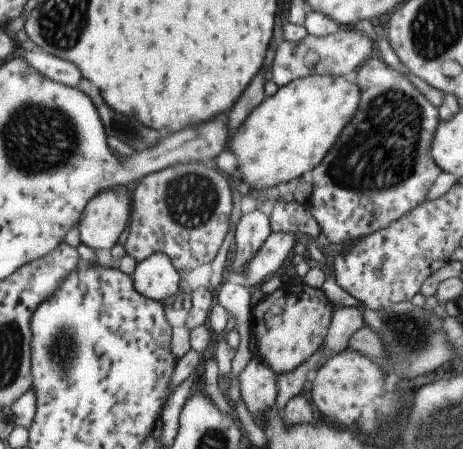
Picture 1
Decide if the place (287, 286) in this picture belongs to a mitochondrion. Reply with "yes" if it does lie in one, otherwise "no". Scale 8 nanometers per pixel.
no

